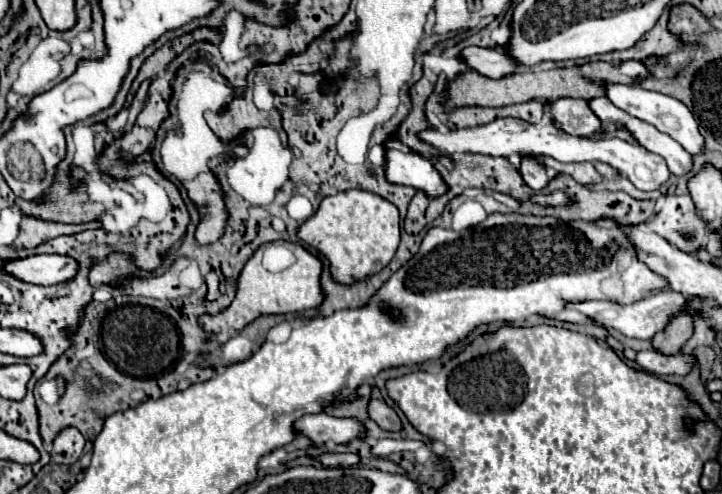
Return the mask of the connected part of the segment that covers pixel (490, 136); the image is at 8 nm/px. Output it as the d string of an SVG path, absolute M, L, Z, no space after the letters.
M496 119L492 123L488 123L486 127L474 127L474 129L448 129L446 125L438 125L424 129L418 133L418 139L436 147L440 151L440 155L444 157L452 157L452 153L462 153L462 151L470 151L470 153L480 153L480 155L490 155L490 157L508 157L512 153L534 153L538 157L542 155L550 155L558 161L604 161L612 167L616 167L624 177L628 177L638 189L642 191L652 191L658 189L670 175L664 159L660 159L660 155L646 151L640 145L632 145L620 139L608 138L602 141L590 141L590 139L582 139L582 137L574 137L568 135L560 129L556 129L554 125L530 125L522 119Z

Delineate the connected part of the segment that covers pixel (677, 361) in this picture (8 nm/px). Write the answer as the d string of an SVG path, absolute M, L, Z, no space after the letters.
M648 349L648 351L640 351L638 353L636 363L642 369L662 377L662 375L688 375L698 361L696 361L694 355L686 355L686 353L664 355L660 351Z

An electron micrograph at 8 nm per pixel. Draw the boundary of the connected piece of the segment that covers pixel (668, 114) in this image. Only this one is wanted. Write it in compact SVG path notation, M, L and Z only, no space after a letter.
M608 85L606 89L608 89L608 95L606 95L606 97L608 97L618 109L622 109L622 111L626 111L626 113L630 113L630 115L634 115L634 117L638 117L638 119L642 119L642 121L654 125L658 131L670 135L670 137L672 137L674 141L678 141L688 153L698 153L698 151L702 149L704 139L702 139L702 135L698 133L698 125L696 125L696 121L694 121L694 117L692 117L692 113L690 113L690 109L688 109L682 101L672 99L672 97L668 97L668 95L662 95L662 93L644 93L642 89L638 89L638 87L628 87L628 85Z

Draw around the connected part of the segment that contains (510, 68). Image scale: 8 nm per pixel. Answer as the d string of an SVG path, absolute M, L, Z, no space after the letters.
M466 47L462 51L462 61L466 67L478 71L480 75L498 79L504 75L510 75L518 69L516 63L512 63L512 59L508 59L504 55L504 51L500 49L482 49L482 47Z

